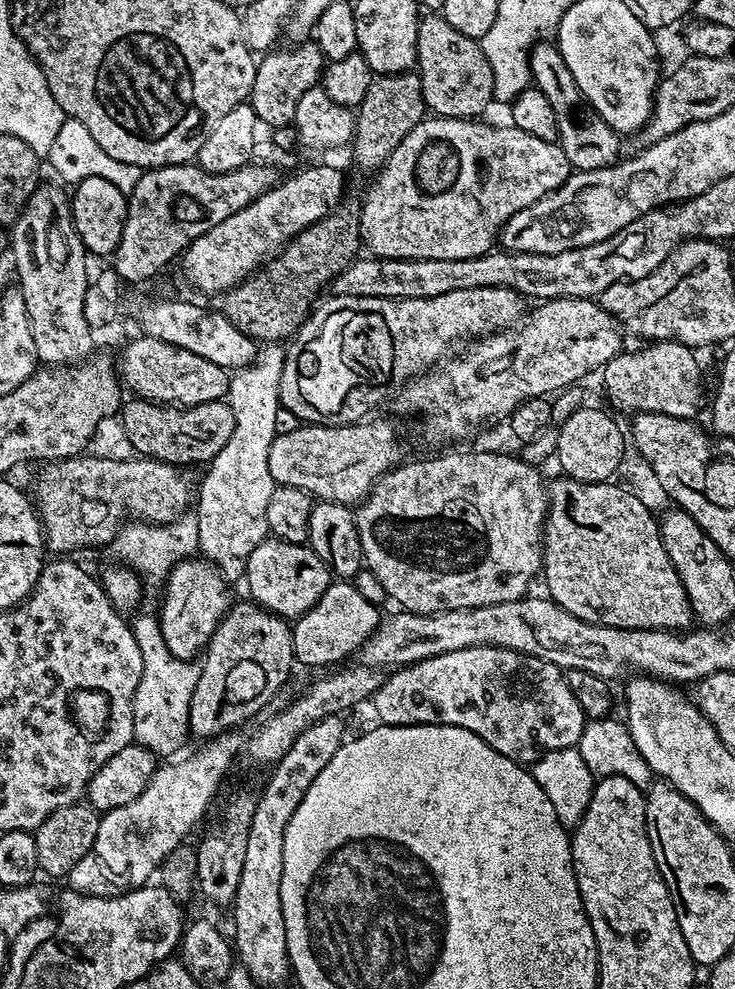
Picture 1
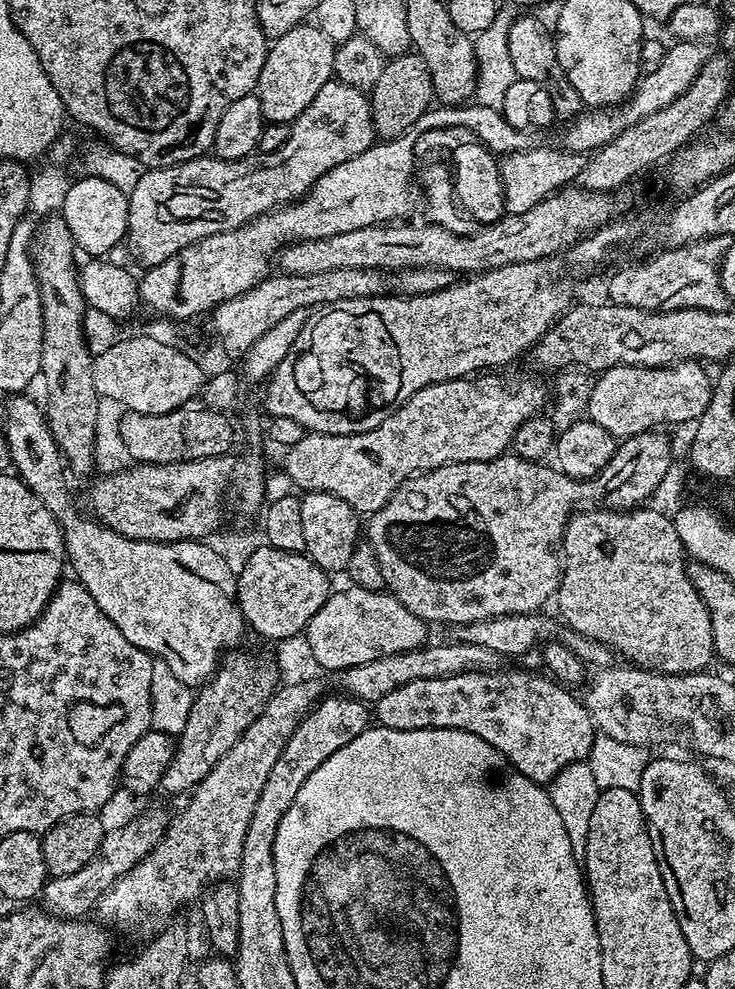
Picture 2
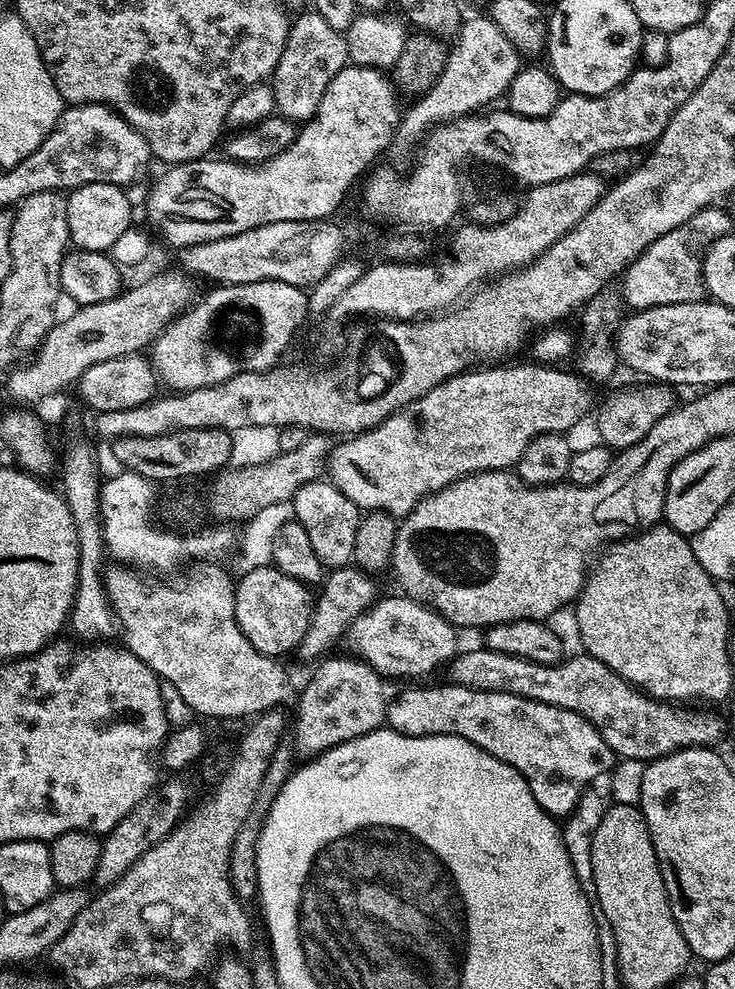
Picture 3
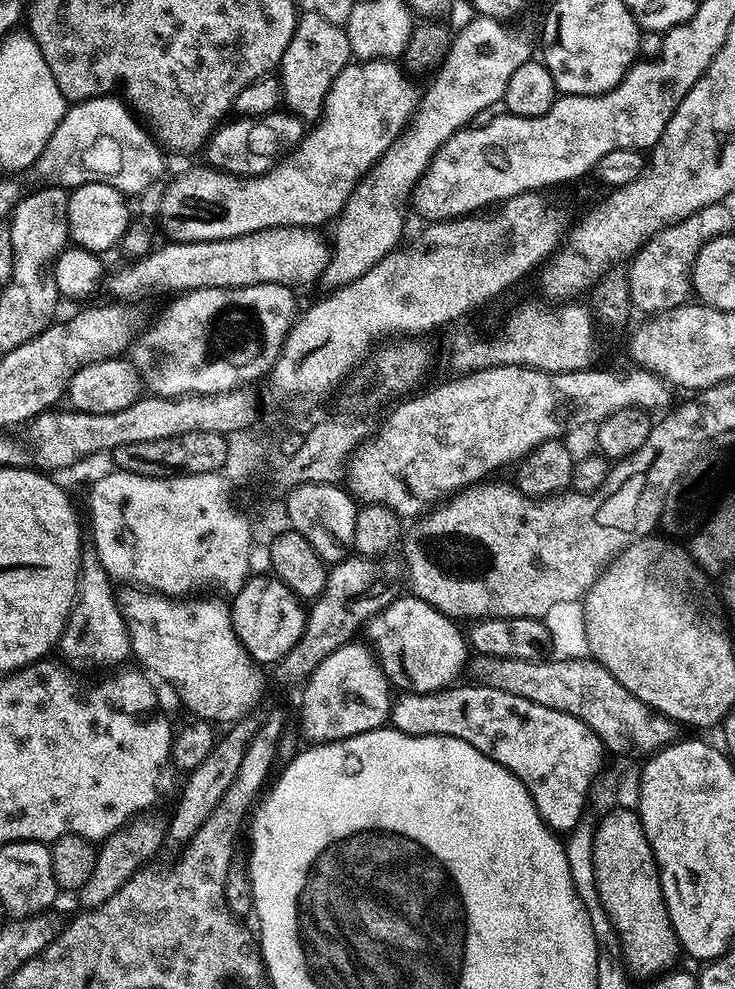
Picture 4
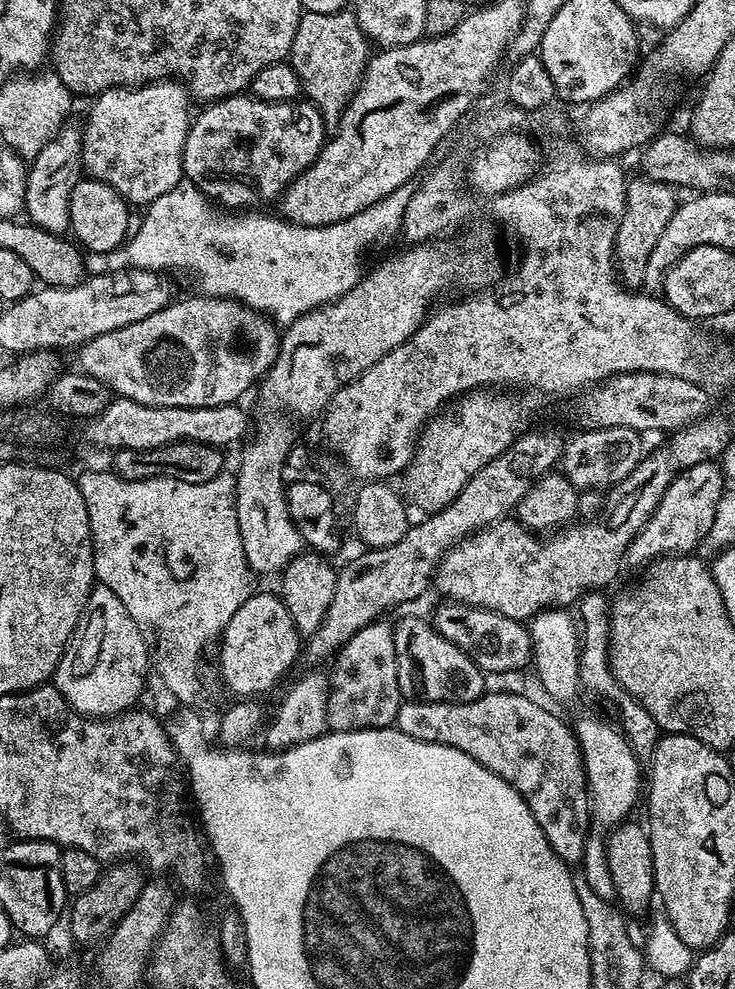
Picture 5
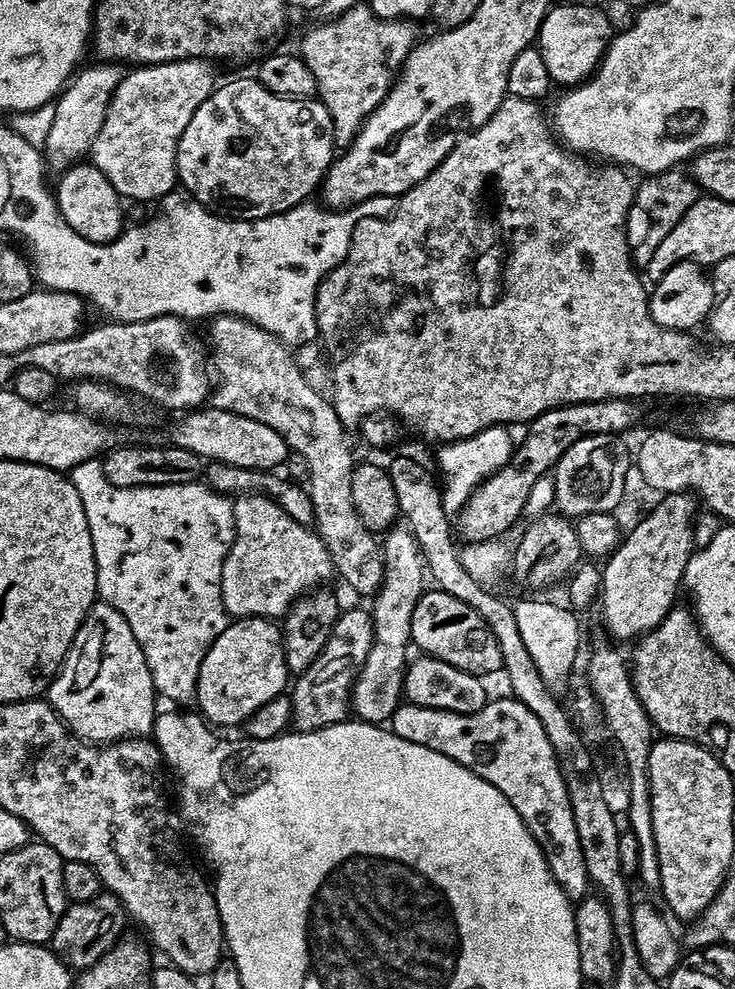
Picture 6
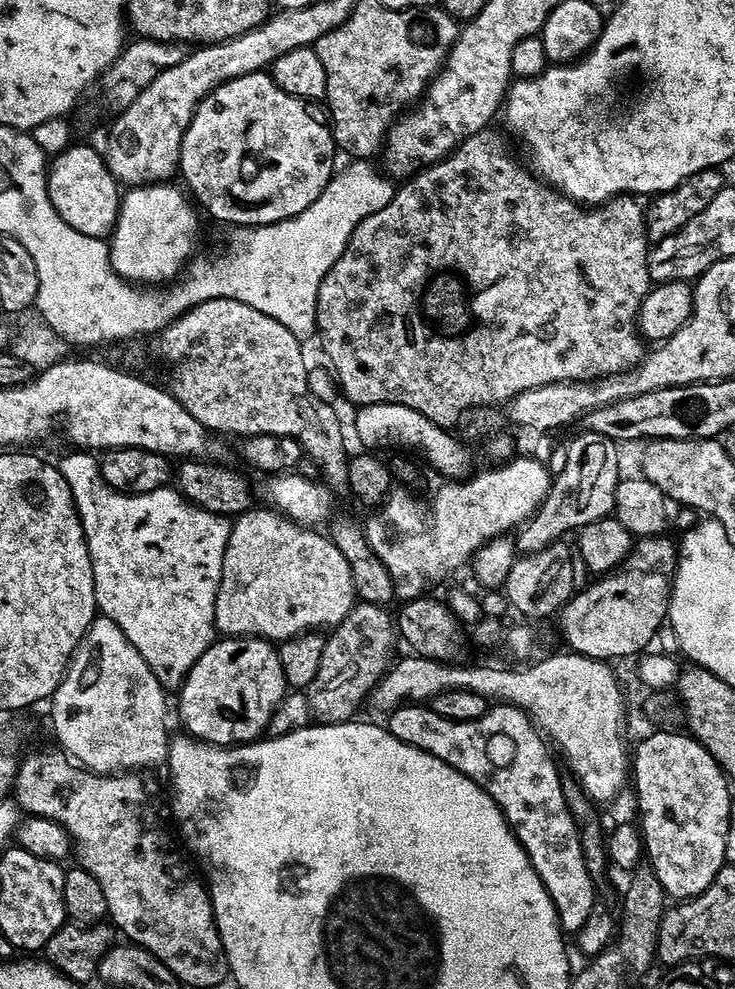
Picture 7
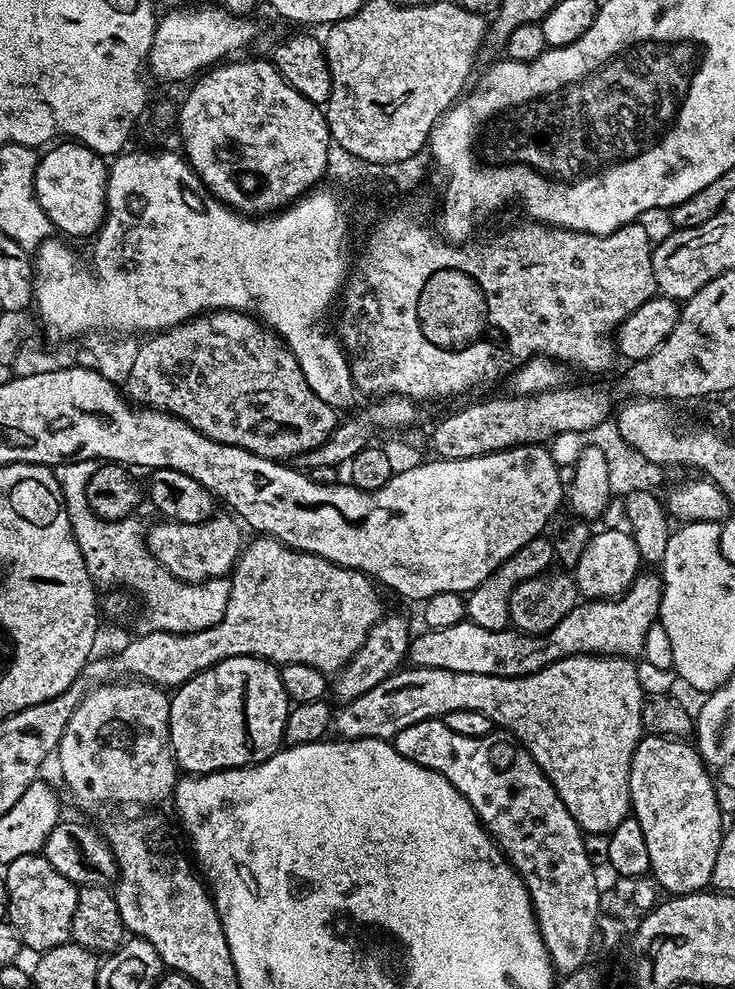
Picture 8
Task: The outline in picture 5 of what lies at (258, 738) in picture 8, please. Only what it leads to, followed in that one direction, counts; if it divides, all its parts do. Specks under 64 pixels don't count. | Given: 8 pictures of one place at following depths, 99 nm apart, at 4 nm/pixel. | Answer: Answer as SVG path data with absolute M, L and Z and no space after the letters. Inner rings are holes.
M253 591L238 606L234 618L224 628L222 641L224 645L220 648L220 680L233 692L236 698L256 698L259 692L268 692L284 675L302 652L302 637L294 626L294 618L290 618L290 610L286 610L284 601L280 599L275 591L256 592Z

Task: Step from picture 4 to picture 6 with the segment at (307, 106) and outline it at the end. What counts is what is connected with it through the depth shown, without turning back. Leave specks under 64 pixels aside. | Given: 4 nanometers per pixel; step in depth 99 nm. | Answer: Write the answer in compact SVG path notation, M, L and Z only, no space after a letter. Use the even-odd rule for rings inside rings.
M364 2L346 10L340 16L333 16L320 23L324 24L314 25L301 38L298 54L314 73L316 96L326 106L332 119L336 148L343 150L352 145L352 139L360 132L365 118L384 101L386 94L396 83L396 77L400 75L400 67L404 65L406 58L418 43L415 28L417 25L411 19L387 20L379 17L372 7Z

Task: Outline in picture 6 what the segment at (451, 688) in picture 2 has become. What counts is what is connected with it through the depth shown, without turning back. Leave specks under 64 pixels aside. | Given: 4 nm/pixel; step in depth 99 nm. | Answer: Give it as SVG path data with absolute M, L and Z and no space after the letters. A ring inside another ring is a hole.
M515 698L489 700L482 710L470 714L404 702L393 714L390 728L398 738L438 750L438 754L446 754L446 758L466 766L478 774L478 778L486 778L490 786L502 790L510 806L514 806L522 822L526 822L530 834L540 843L550 874L554 874L568 899L579 902L589 895L589 876L559 760L542 722L538 722L522 701Z

